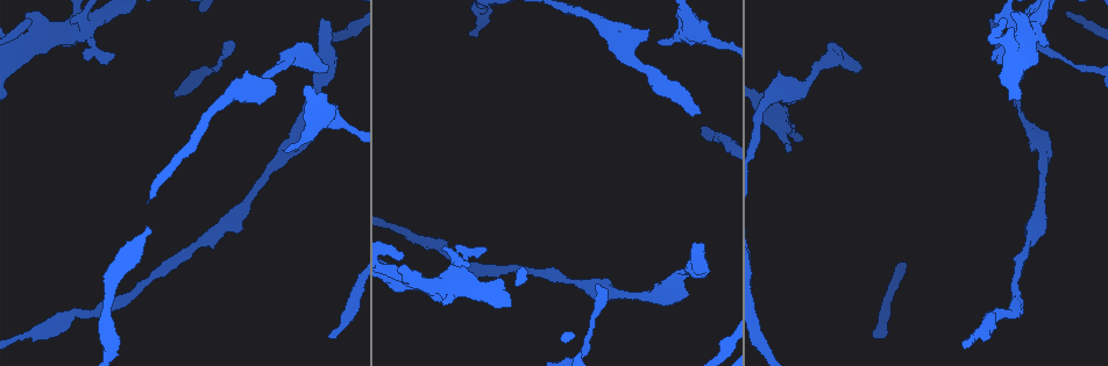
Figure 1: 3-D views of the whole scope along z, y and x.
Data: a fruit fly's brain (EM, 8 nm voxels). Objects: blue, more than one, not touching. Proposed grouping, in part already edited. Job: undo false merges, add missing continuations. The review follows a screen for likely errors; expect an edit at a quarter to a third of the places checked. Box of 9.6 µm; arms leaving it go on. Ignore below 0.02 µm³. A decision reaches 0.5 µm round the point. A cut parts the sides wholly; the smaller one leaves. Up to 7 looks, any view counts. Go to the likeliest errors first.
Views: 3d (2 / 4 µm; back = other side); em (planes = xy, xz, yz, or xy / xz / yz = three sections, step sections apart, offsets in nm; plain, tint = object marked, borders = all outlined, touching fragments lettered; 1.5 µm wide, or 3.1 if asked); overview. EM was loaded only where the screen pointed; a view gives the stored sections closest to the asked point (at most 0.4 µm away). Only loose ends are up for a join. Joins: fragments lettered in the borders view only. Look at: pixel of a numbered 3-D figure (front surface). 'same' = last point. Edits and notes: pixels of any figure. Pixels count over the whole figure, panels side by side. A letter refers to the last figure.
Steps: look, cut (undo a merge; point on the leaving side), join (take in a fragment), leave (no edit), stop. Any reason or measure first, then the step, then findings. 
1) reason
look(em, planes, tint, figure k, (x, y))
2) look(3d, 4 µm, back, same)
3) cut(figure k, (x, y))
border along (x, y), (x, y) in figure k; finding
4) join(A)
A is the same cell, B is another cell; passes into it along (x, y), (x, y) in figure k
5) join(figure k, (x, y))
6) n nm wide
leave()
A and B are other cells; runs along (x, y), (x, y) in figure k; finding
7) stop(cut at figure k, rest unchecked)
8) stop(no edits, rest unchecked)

free end
look(em, planes, borders, figure 1, (327, 69))

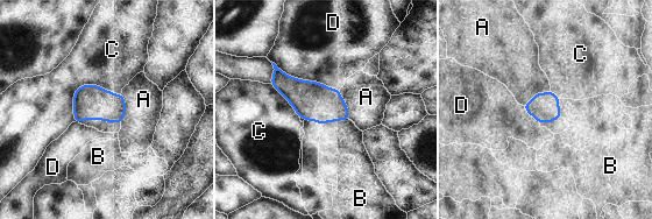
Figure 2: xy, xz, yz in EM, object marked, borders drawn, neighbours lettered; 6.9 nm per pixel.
join(B)
B is the same cell, A, C and D are other cells; passes into it along (313, 101), (334, 120), (342, 155) in figure 2; the neuron continues

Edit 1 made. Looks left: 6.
an open end
look(3d, 2 µm, figure 1, (443, 249))

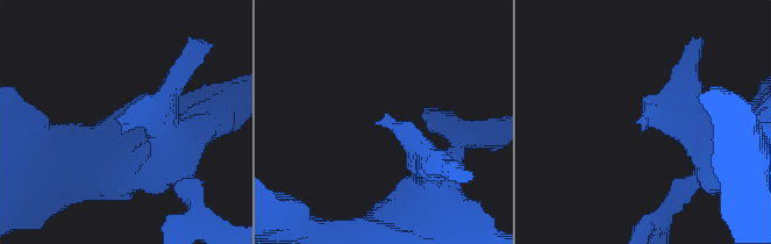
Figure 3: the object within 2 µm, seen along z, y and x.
need the tissue
look(em, xz, step 4, borders, figure 3, (123, 126))

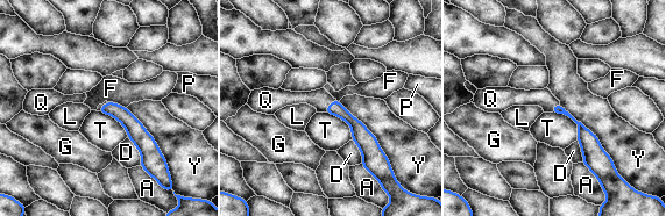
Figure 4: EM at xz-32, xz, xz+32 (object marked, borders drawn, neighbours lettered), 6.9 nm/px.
join(Q)
Q is the same cell, A, D, F, G, L, P, T and Y are other cells; passes into it along (335, 108), (328, 105), (319, 99) in figure 4; the neuron continues

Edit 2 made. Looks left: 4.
look(overview)

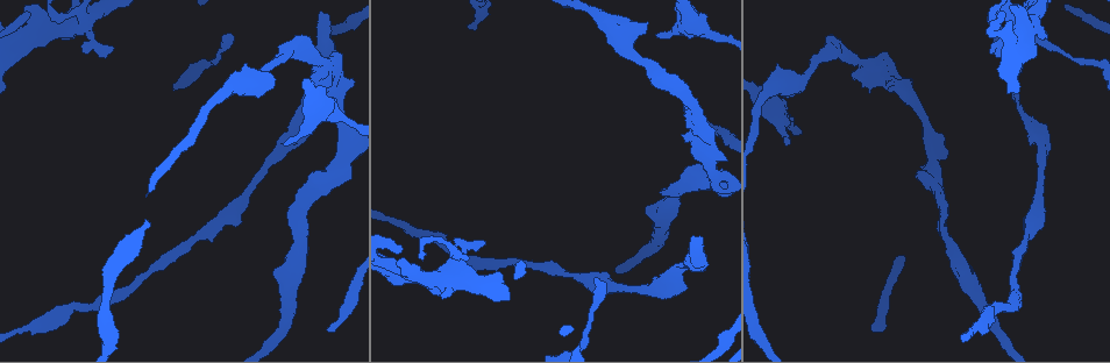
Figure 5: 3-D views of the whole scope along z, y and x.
branch stops here
look(em, planes, borders, figure 5, (692, 239))

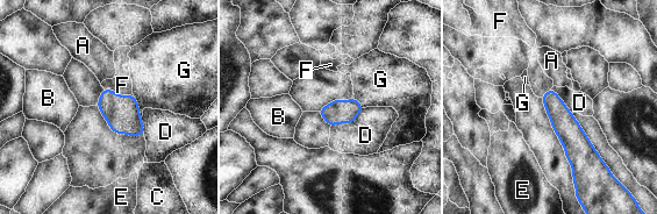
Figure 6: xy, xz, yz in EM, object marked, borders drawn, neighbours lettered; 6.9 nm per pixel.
160 nm wide
join(F)
F is the same cell, A, B, C, D, E and G are other cells; passes into it along (121, 112), (121, 95), (122, 85) in figure 6; it goes on there

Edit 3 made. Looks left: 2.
stop(join at figure 2, join at figure 4, join at figure 6, rest unchecked)

